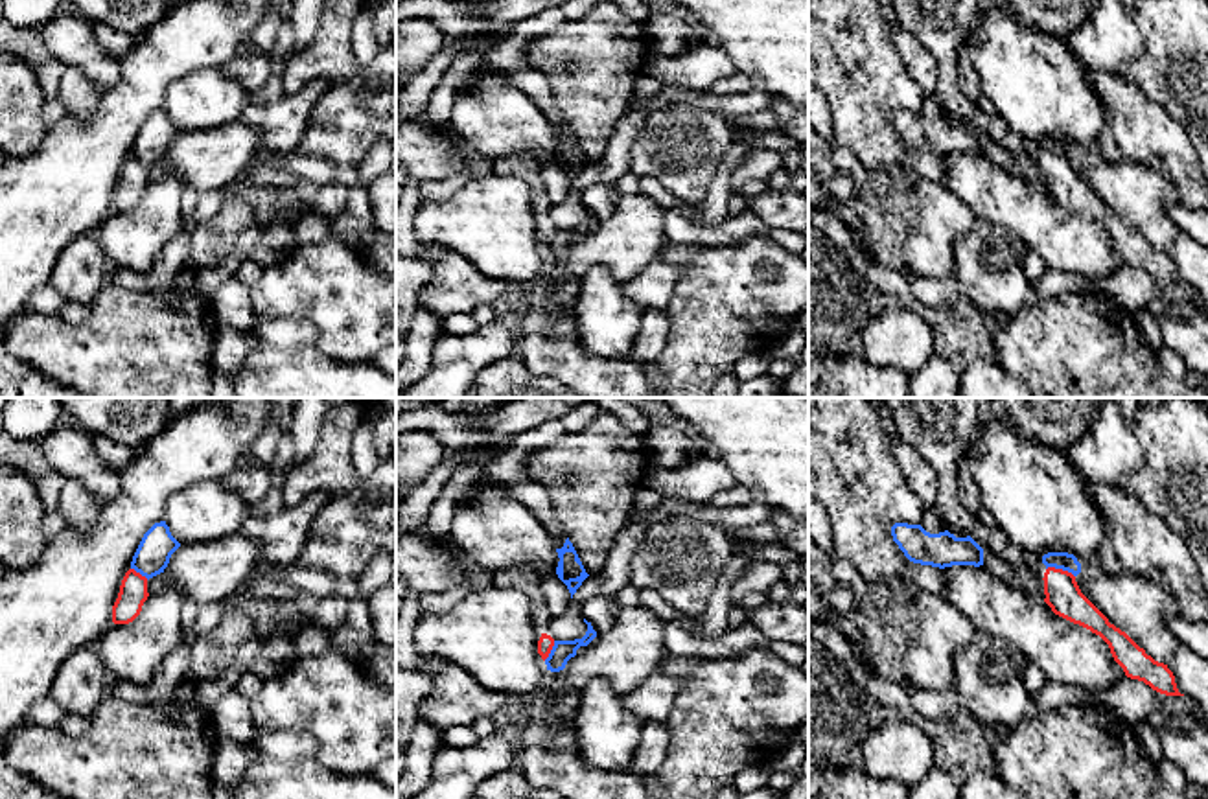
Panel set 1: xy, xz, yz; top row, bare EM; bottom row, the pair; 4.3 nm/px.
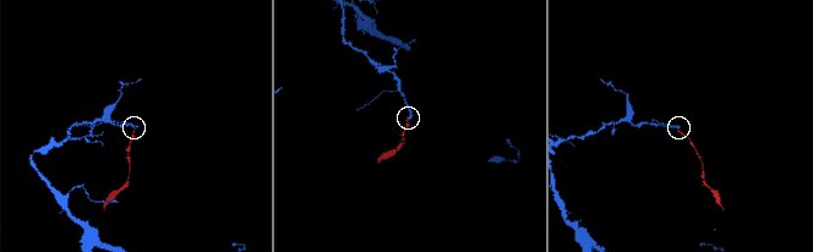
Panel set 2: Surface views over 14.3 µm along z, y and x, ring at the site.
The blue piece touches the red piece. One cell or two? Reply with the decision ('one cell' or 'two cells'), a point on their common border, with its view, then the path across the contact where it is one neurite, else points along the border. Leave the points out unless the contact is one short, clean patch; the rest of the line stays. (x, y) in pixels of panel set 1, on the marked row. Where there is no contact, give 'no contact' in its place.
two cells; meets blue in yz at (1061, 567); border along yz (1046, 567), (1061, 567), (1074, 577)

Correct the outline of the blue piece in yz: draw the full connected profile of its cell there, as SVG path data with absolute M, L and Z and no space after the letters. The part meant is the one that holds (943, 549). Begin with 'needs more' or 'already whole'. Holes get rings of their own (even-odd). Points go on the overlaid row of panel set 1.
already whole | M895 523L891 527L893 541L904 556L921 565L983 565L983 549L970 538L956 538L948 530L939 534L926 532L921 525Z

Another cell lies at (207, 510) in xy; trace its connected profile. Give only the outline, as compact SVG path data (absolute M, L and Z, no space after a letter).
M199 481L175 493L164 521L180 545L206 543L239 532L247 504L225 481Z

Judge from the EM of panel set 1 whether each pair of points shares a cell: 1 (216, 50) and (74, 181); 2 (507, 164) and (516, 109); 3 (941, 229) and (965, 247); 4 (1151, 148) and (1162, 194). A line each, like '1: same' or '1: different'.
1: same
2: different
3: different
4: different

